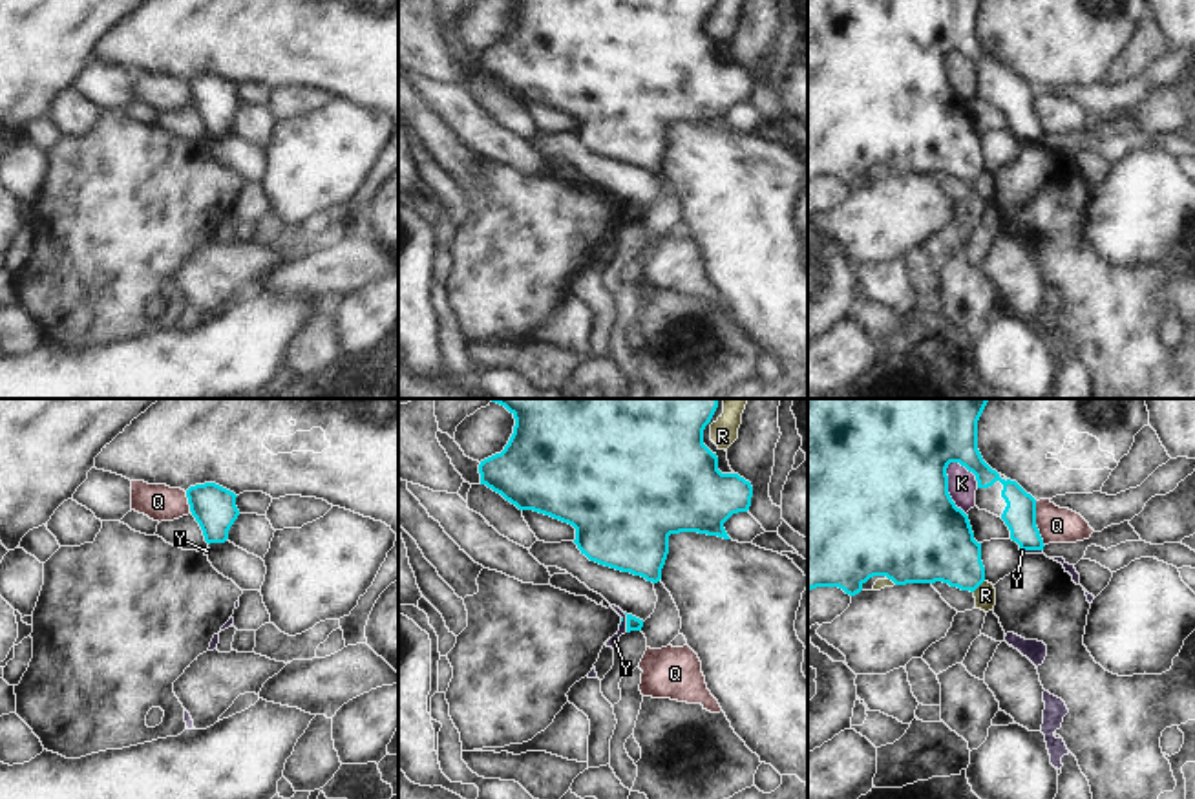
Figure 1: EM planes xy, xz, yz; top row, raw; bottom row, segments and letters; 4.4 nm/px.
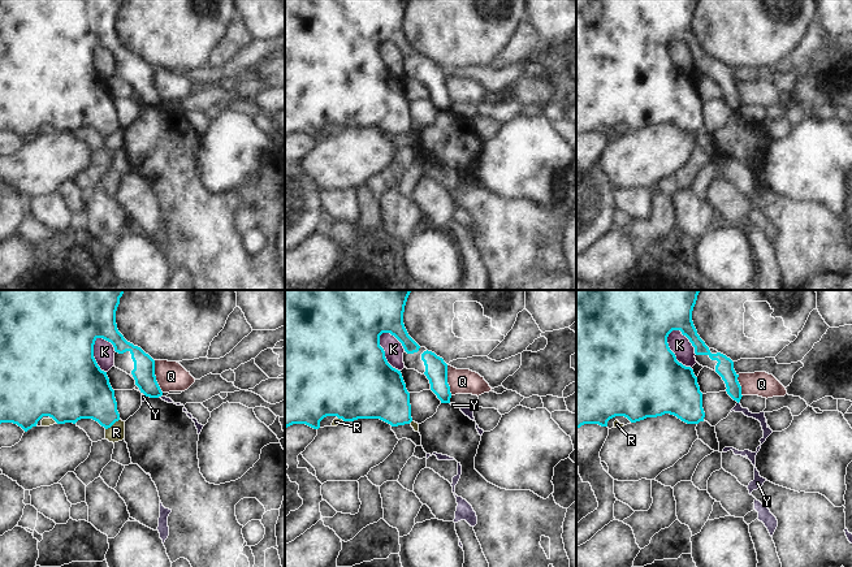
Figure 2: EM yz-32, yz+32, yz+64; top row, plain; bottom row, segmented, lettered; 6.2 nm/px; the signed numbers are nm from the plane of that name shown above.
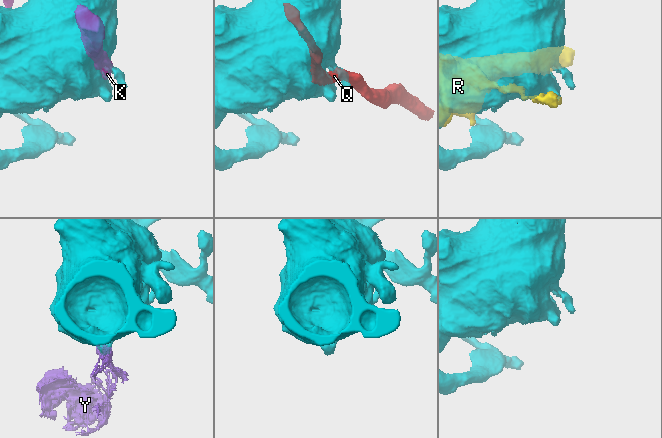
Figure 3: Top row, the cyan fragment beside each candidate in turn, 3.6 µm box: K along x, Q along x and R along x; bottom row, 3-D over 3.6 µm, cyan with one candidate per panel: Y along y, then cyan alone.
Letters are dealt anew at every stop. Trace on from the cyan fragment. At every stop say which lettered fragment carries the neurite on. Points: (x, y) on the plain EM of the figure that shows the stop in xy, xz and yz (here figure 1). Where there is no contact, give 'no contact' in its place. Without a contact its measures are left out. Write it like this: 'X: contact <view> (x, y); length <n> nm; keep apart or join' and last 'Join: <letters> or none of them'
K: contact yz (947, 79); length 240 nm; keep apart
Q: contact yz (1035, 114); length 200 nm; keep apart
R: contact yz (978, 176); length 80 nm; keep apart
Y: contact xz (627, 213); length 90 nm; keep apart
Join: none of them

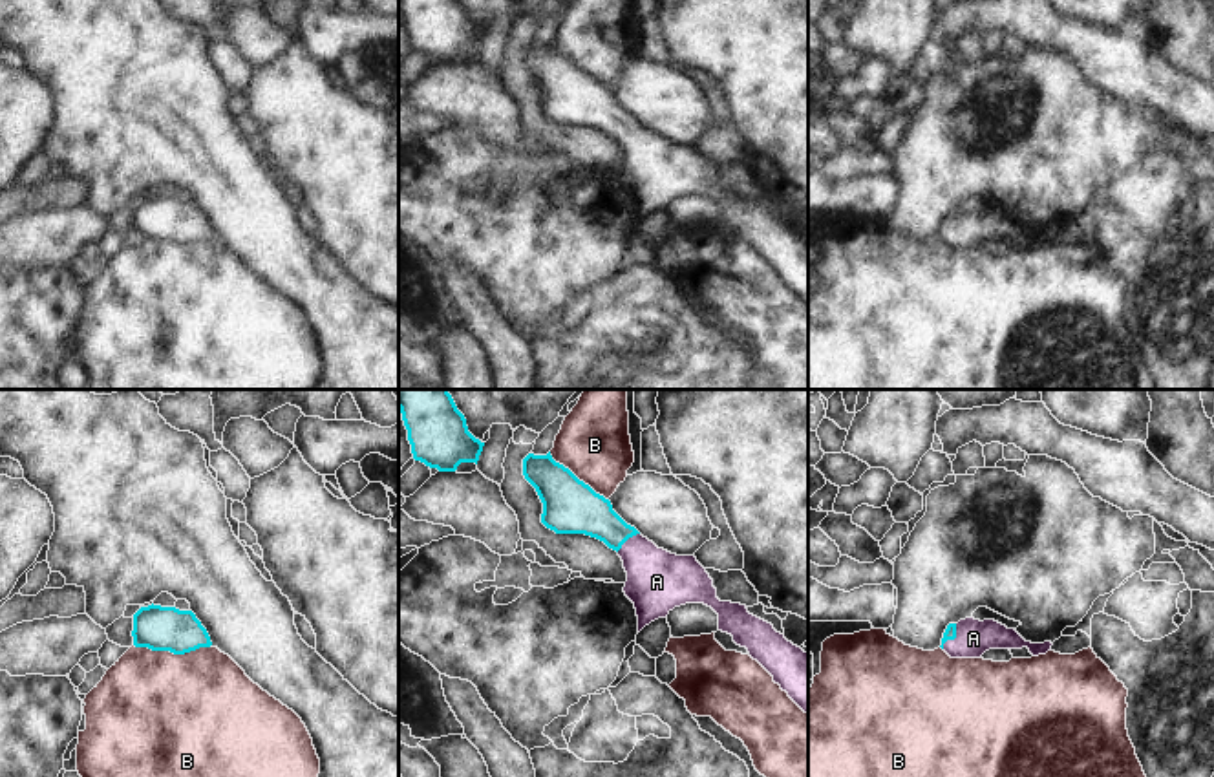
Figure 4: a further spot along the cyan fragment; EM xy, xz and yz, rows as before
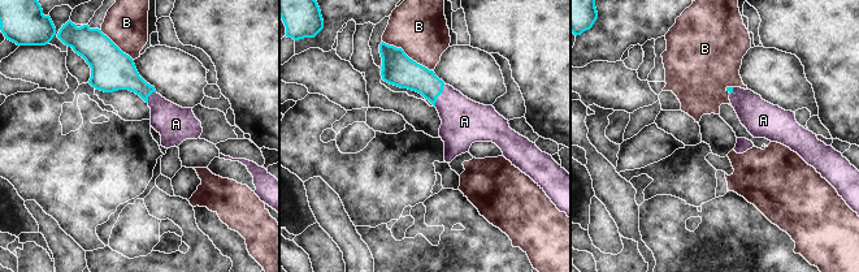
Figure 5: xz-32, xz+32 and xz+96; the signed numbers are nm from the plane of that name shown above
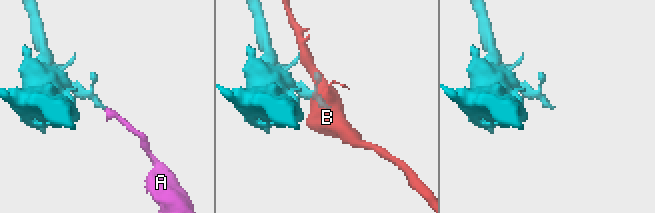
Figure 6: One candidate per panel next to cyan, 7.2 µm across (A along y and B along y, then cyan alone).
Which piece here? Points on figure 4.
A: contact yz (953, 229); length 130 nm; join
B: contact xy (172, 242); length 340 nm; keep apart
Join: A

